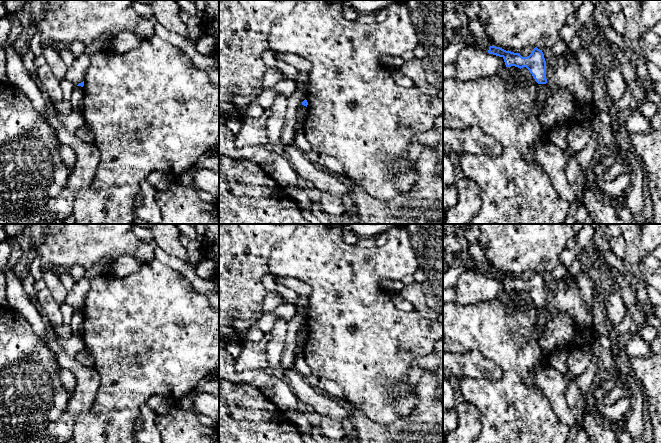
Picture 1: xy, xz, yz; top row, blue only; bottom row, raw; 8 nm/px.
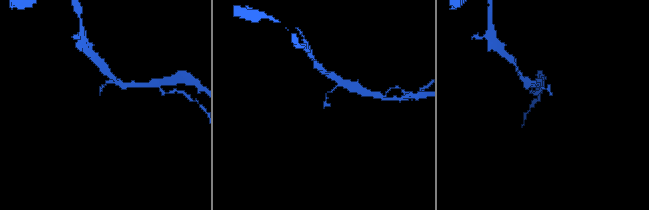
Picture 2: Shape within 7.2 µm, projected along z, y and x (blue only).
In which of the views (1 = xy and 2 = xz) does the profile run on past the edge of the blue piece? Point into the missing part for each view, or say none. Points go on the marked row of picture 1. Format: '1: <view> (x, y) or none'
1: none
2: none

